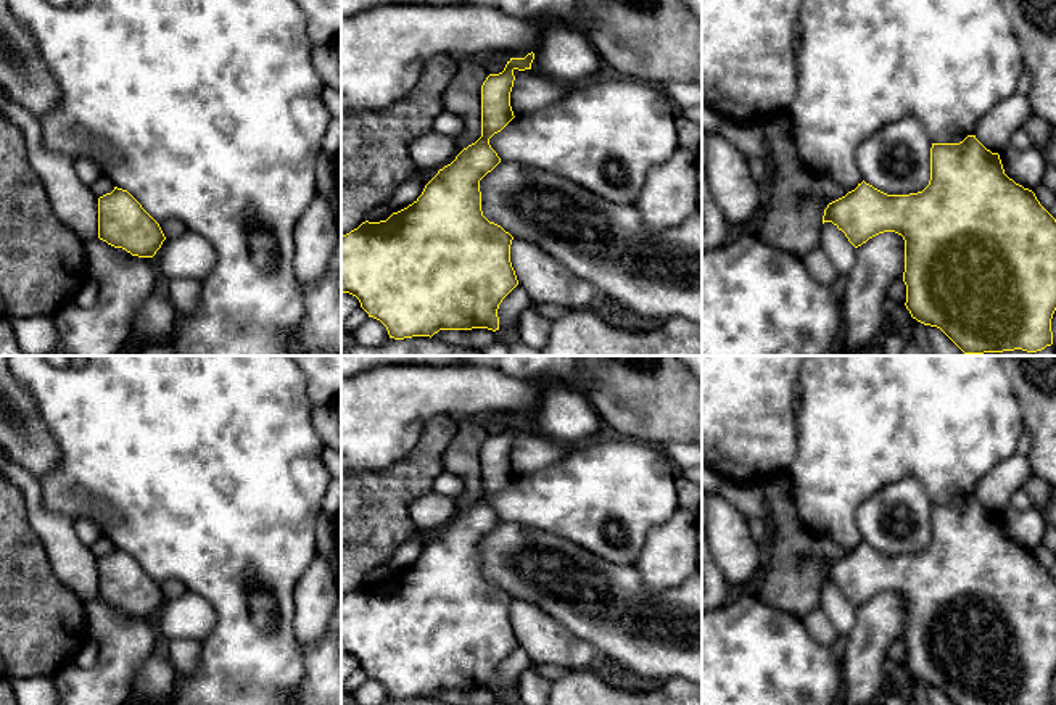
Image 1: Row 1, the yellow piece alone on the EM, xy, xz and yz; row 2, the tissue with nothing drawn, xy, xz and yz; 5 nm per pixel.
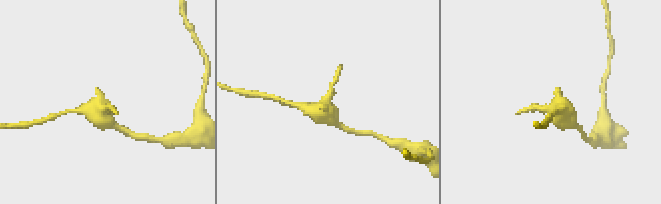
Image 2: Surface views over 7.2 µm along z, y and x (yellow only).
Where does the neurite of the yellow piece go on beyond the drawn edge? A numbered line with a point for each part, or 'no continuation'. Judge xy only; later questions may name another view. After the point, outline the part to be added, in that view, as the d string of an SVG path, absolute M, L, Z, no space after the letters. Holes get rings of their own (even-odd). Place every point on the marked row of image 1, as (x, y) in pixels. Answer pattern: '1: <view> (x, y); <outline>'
no continuation

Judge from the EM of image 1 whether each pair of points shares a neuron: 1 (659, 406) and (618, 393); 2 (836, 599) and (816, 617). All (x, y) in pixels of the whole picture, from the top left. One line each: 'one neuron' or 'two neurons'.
1: one neuron
2: two neurons

